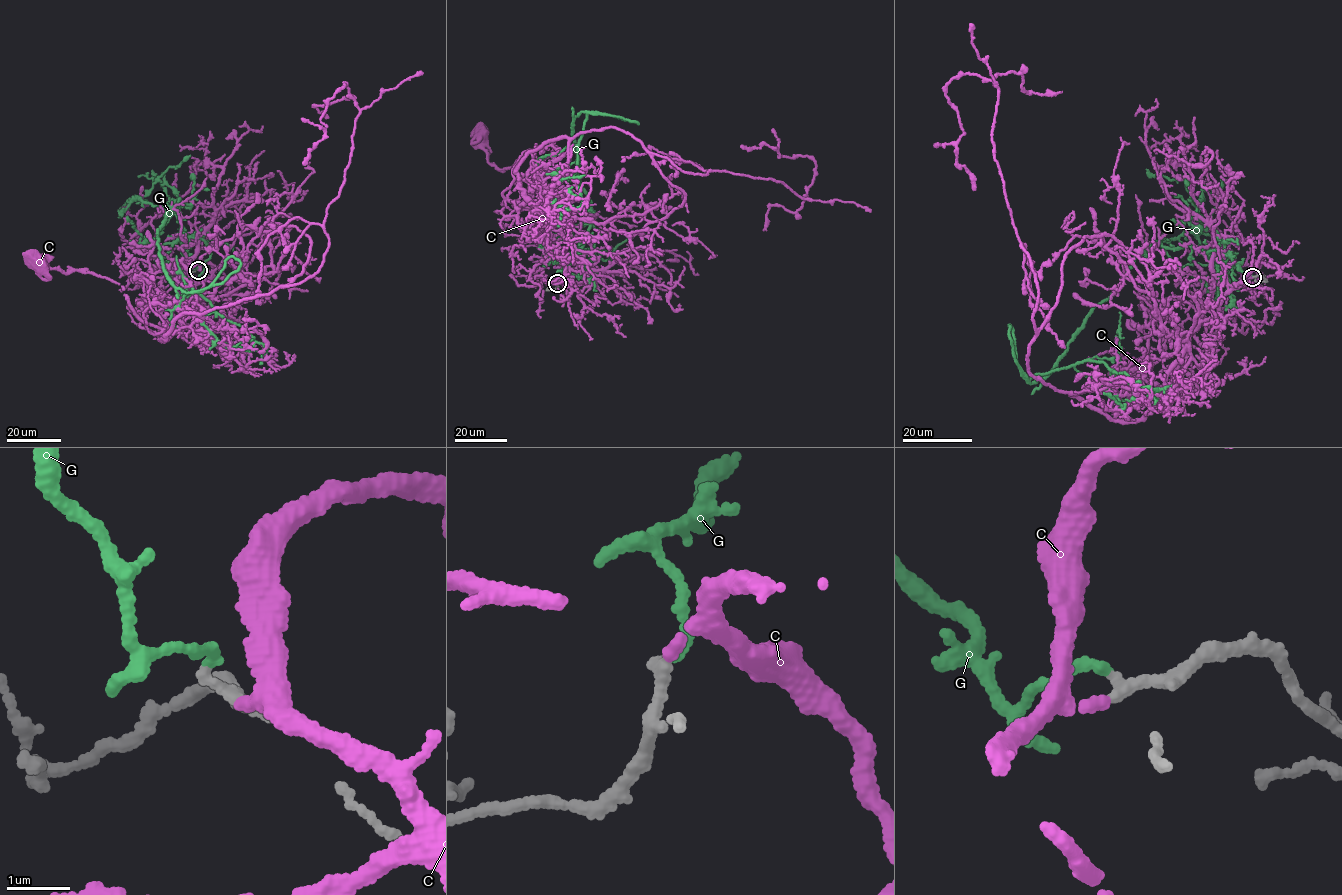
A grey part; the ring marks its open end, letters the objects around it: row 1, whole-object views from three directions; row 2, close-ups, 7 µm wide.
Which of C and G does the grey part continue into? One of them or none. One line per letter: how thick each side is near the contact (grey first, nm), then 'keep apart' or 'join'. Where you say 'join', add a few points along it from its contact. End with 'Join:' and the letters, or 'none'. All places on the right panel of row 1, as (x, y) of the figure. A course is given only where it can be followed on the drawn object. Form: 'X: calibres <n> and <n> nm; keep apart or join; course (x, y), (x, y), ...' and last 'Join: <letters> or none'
C: calibres 220 and 200 nm; join; course (1252, 278), (1188, 338), (1158, 403), (1128, 386), (1128, 368), (1153, 361), (1123, 374)
G: calibres 190 and 140 nm; keep apart
Join: C

